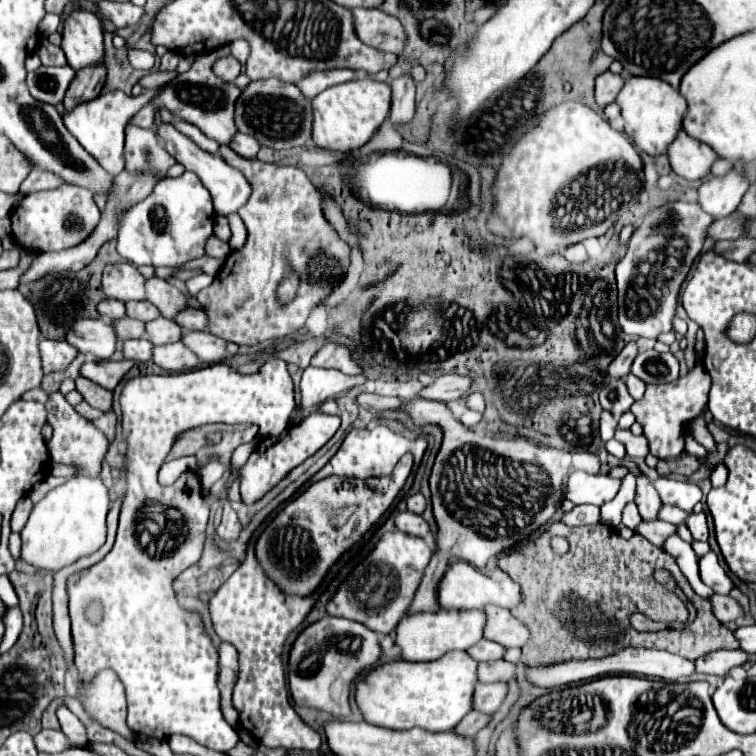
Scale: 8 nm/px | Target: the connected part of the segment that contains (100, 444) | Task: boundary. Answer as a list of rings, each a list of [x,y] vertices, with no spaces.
[[[55,391],[47,397],[45,401],[45,409],[47,409],[47,421],[53,427],[53,437],[47,443],[49,455],[53,461],[61,461],[61,463],[73,463],[79,465],[81,471],[79,475],[99,475],[101,471],[101,461],[109,449],[109,441],[105,437],[103,431],[99,431],[93,421],[81,417],[73,405],[67,403],[67,399],[61,395],[61,391]]]

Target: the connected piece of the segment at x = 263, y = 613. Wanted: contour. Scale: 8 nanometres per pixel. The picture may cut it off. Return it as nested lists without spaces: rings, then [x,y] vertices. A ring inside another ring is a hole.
[[[251,547],[247,549],[237,571],[215,593],[215,609],[211,609],[215,633],[221,641],[235,645],[241,663],[239,681],[233,691],[233,705],[239,711],[241,727],[247,729],[257,743],[271,749],[283,747],[315,751],[321,745],[319,733],[311,729],[290,704],[283,661],[287,637],[299,629],[313,605],[315,597],[301,599],[281,593],[277,585],[273,585],[273,581],[269,581],[257,567]]]

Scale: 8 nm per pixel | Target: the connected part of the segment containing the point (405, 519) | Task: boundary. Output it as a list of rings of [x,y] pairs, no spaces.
[[[411,511],[397,513],[395,525],[397,525],[399,531],[403,531],[403,533],[407,533],[407,535],[415,535],[415,537],[429,537],[429,535],[431,535],[429,523],[427,523],[421,515],[415,515],[415,513],[411,513]]]

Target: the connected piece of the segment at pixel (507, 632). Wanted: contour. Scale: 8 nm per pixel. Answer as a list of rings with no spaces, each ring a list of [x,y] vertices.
[[[487,605],[485,613],[489,615],[489,625],[485,629],[485,639],[501,643],[503,647],[523,647],[531,633],[529,629],[511,615],[511,611]]]

